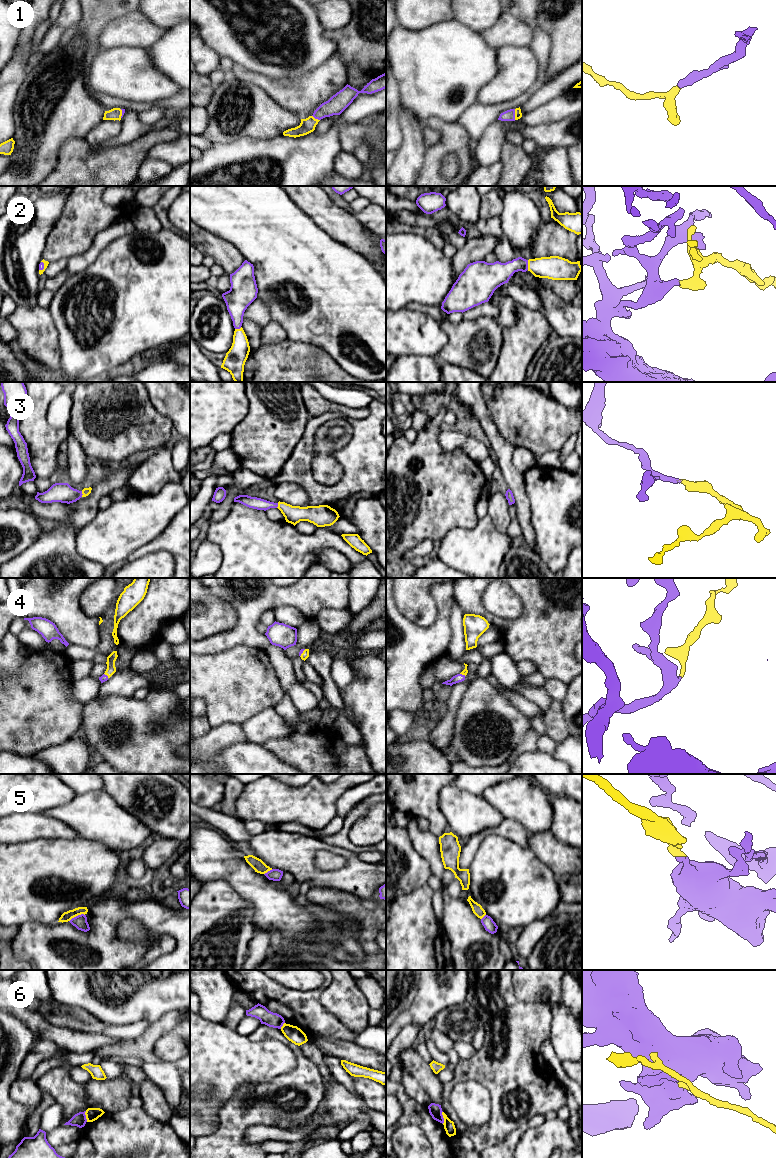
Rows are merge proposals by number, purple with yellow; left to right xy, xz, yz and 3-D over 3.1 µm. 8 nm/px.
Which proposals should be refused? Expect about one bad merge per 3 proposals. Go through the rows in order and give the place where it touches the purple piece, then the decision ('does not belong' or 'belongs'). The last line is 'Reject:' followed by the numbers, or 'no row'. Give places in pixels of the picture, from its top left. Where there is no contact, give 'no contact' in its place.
1: yz (514, 114) | belongs
2: yz (527, 265) | belongs
3: xy (82, 494) | belongs
4: xz (302, 652) | belongs
5: xy (76, 916) | does not belong
6: yz (442, 1117) | does not belong
Reject: 5, 6

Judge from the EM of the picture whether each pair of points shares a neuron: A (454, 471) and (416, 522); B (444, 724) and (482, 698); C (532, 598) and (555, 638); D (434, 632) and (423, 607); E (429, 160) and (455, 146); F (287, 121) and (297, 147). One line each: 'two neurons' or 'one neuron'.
A: one neuron
B: two neurons
C: one neuron
D: two neurons
E: one neuron
F: two neurons

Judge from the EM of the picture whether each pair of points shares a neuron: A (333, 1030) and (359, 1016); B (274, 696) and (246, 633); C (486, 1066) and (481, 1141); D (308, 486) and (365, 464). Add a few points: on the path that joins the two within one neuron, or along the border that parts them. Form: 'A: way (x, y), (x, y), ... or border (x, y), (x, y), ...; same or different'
A: border (325, 1009), (358, 1033); different
B: border (229, 648), (235, 645), (248, 645), (264, 650); different
C: way (499, 1085), (499, 1122); same
D: way (322, 491), (338, 491), (351, 478); same

